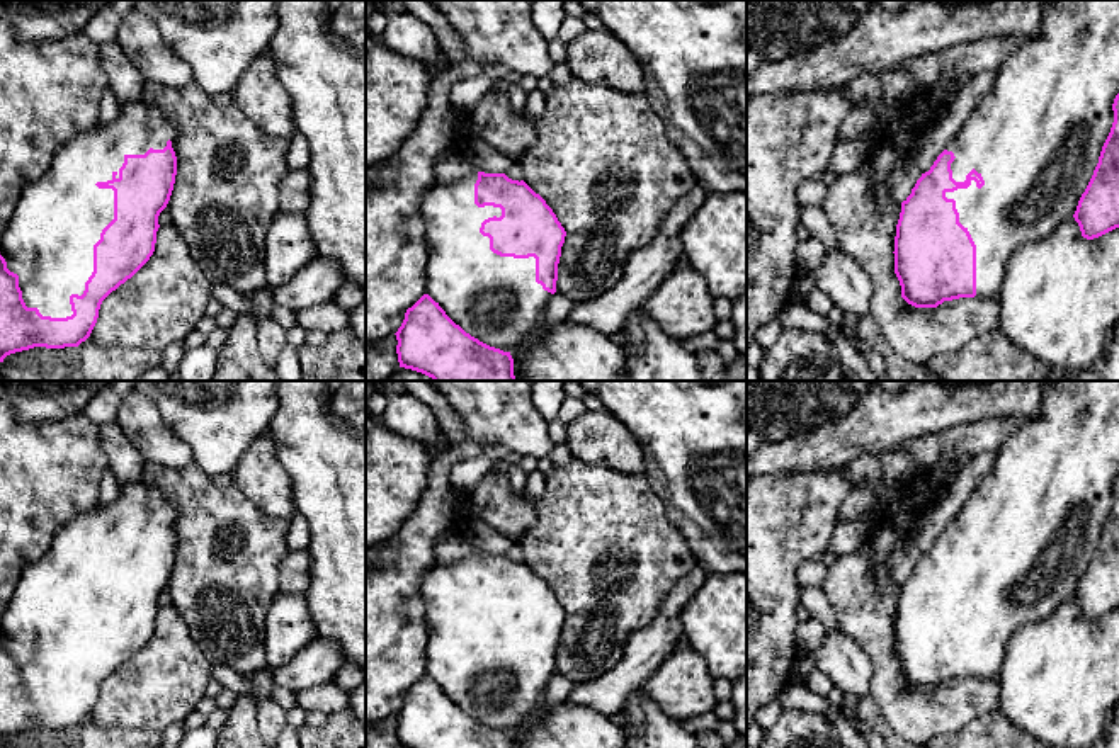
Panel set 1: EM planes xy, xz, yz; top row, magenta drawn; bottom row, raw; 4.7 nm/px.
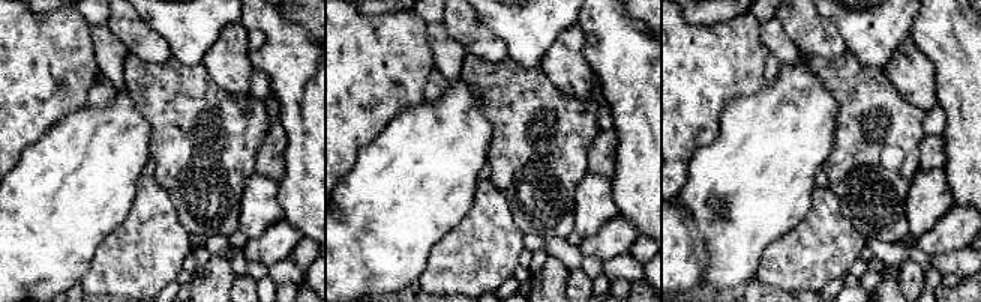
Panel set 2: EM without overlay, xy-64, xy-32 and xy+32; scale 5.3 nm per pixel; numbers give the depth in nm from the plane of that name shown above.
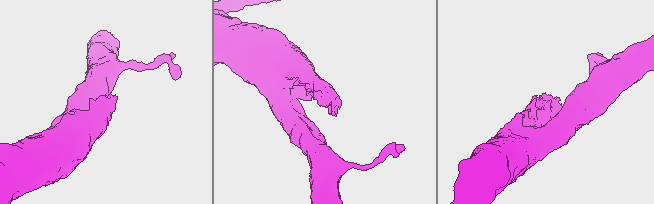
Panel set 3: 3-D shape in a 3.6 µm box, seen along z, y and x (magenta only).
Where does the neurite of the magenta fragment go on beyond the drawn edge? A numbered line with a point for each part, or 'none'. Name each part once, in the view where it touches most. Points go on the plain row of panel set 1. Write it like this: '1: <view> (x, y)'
1: xy (48, 623)

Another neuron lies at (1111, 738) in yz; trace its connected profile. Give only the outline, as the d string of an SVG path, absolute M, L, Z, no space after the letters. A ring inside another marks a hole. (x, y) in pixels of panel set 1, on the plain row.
M1119 704L1116 706L1105 734L1095 743L1093 748L1119 748Z

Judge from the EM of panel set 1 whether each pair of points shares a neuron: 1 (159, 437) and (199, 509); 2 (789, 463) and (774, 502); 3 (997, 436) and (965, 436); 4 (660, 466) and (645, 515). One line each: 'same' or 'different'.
1: different
2: different
3: same
4: different

